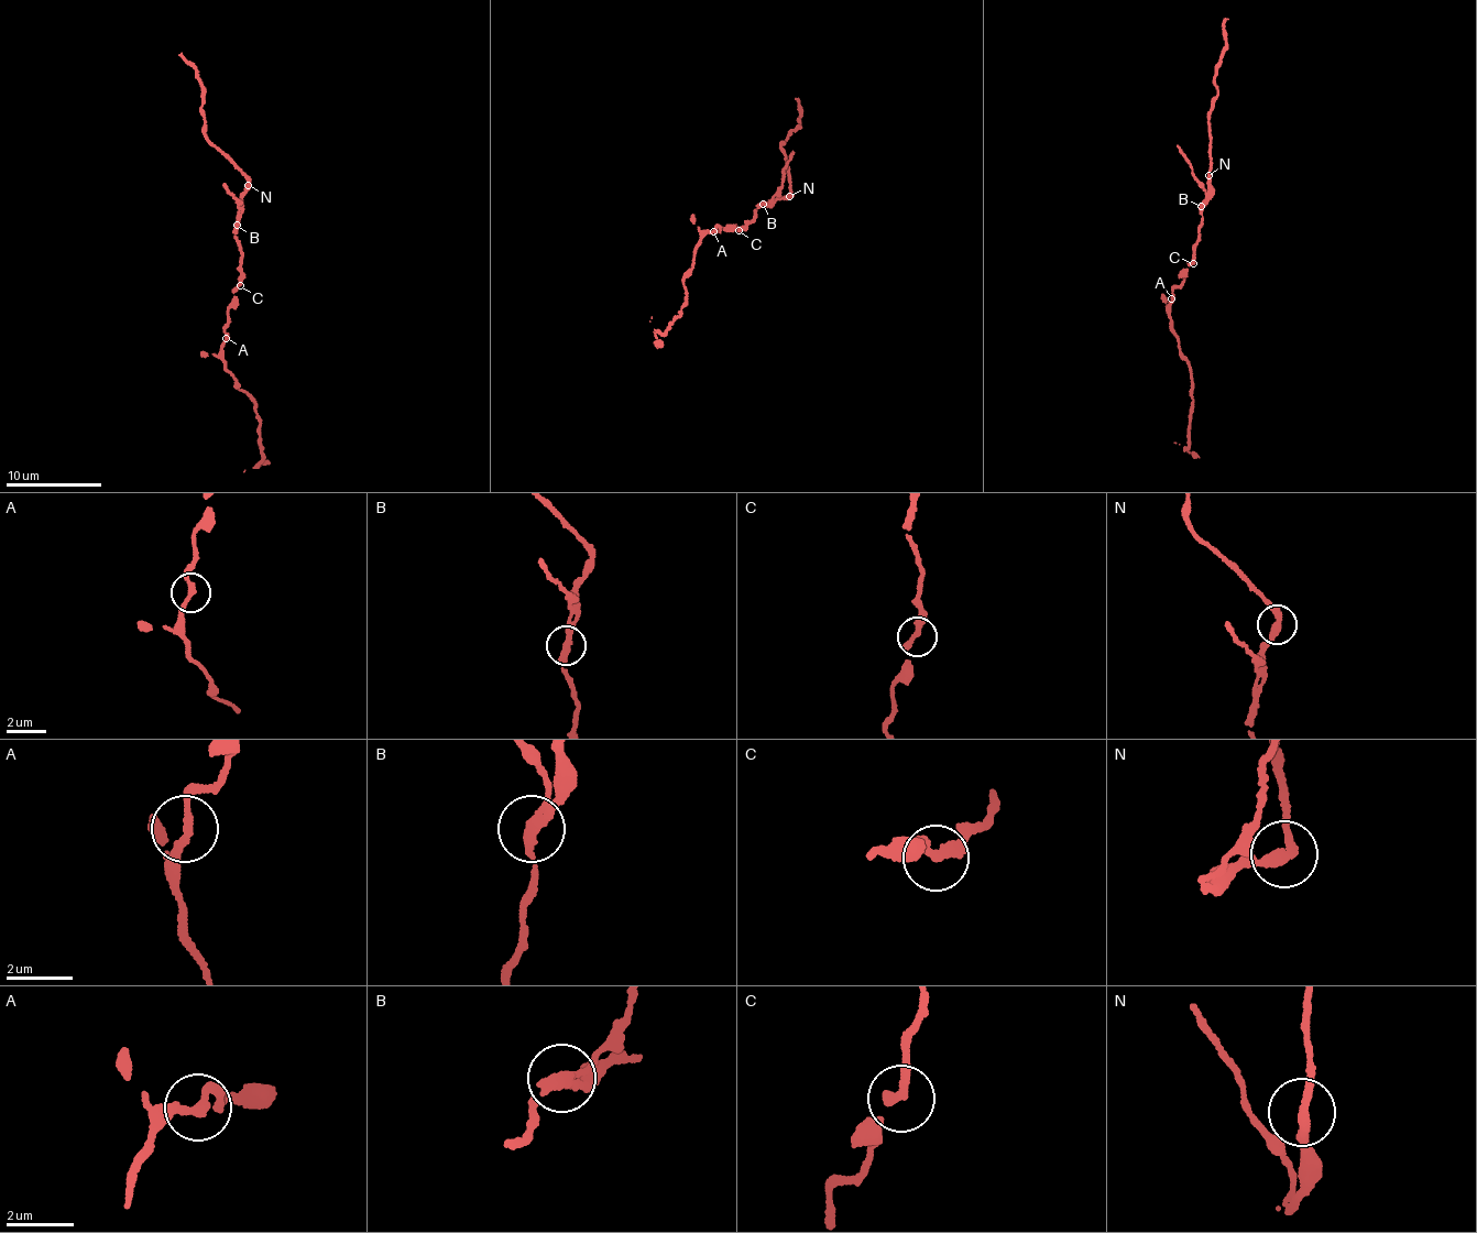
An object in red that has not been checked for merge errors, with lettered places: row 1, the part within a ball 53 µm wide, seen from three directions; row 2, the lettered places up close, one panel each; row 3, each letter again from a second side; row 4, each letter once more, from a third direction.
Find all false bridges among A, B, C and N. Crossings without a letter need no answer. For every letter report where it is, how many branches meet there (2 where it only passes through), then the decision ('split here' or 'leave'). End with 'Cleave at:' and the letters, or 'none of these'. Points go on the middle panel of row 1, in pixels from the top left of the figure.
A: at (713, 231); 2 branches meet; leave
B: at (763, 204); 2 branches meet; split here
C: at (739, 230); 2 branches meet; leave
N: at (789, 196); 2 branches meet; leave
Cleave at: B

